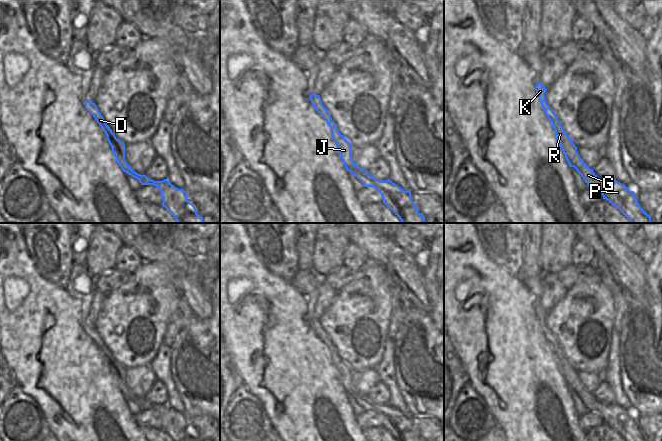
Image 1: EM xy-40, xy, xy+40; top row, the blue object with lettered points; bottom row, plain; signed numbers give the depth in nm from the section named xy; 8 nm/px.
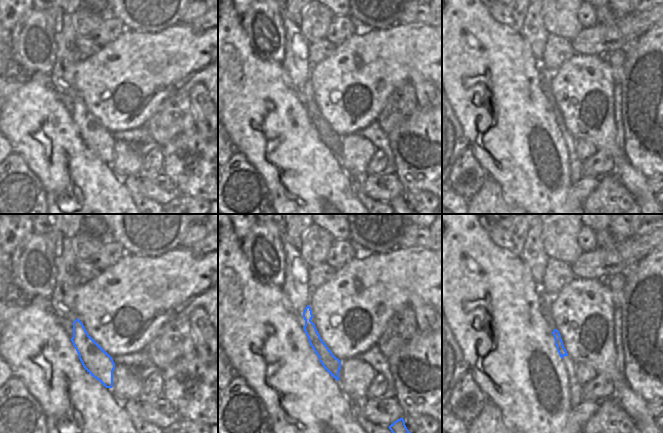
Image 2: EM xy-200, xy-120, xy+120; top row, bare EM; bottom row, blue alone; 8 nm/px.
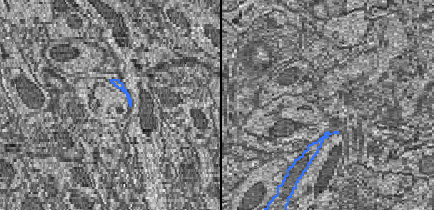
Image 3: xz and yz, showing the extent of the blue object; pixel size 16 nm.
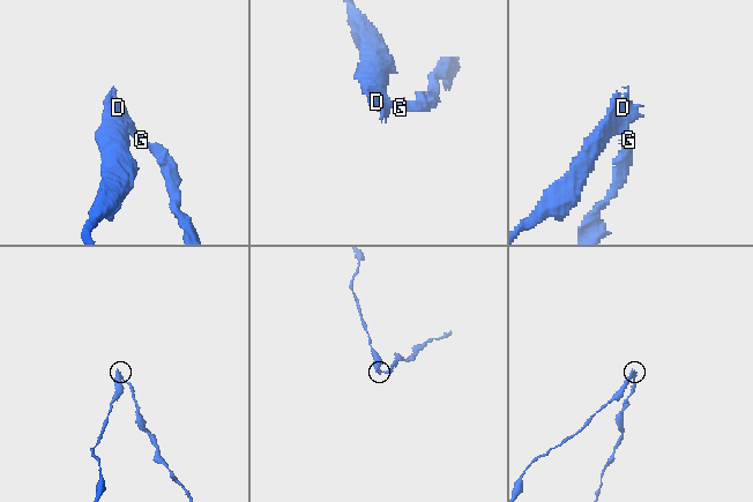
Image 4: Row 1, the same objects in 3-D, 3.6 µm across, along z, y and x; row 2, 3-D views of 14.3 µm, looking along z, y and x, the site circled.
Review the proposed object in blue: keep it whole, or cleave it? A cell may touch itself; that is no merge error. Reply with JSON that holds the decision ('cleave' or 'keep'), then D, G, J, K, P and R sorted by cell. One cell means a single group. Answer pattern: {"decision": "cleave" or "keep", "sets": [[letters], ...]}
{"decision": "cleave", "sets": [["D", "K"], ["G", "J", "P", "R"]]}

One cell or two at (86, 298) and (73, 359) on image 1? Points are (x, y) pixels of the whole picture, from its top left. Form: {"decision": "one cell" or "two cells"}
{"decision": "two cells"}

